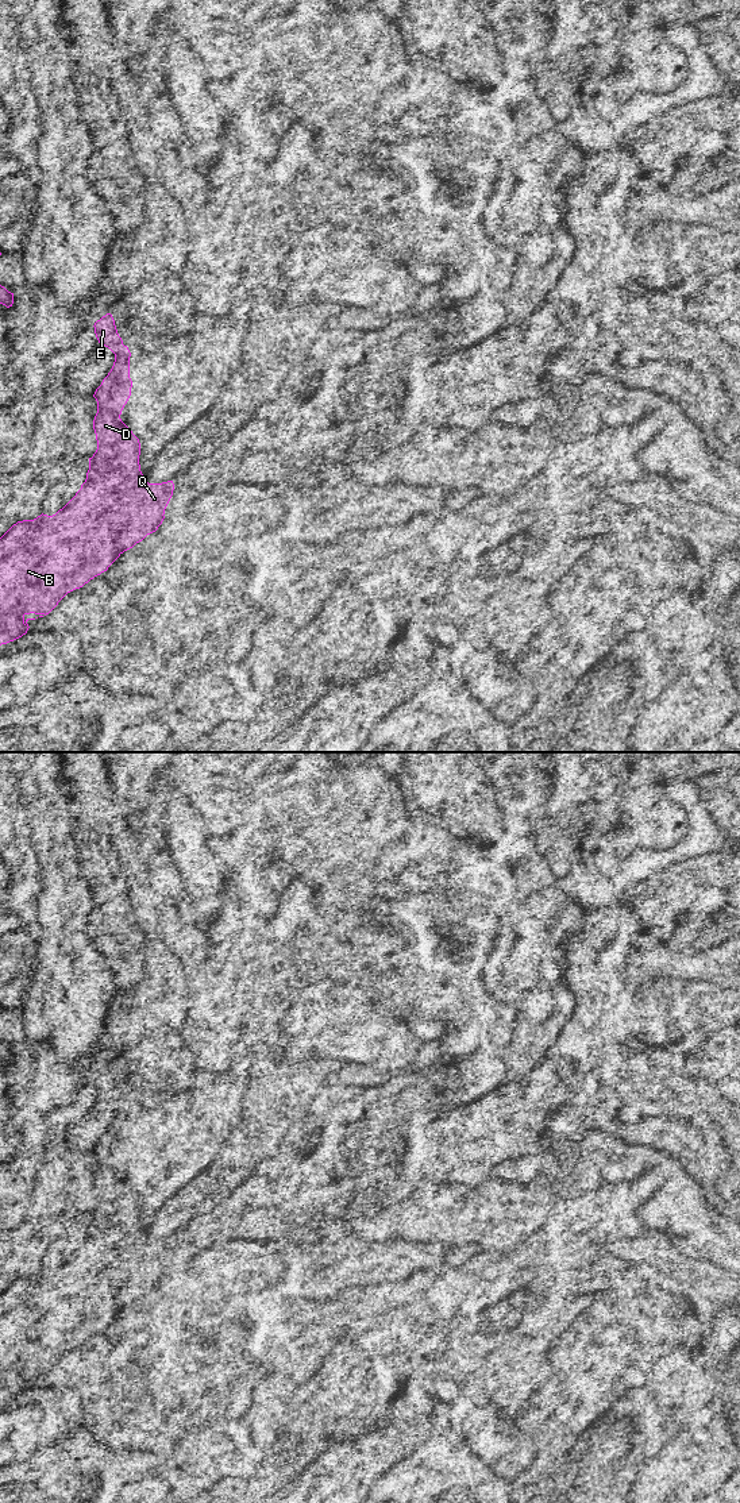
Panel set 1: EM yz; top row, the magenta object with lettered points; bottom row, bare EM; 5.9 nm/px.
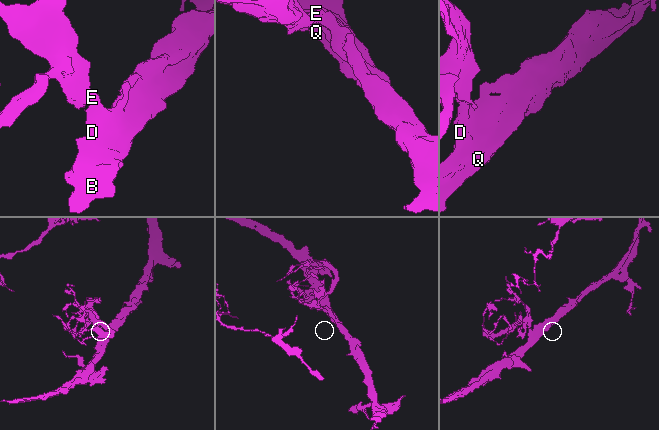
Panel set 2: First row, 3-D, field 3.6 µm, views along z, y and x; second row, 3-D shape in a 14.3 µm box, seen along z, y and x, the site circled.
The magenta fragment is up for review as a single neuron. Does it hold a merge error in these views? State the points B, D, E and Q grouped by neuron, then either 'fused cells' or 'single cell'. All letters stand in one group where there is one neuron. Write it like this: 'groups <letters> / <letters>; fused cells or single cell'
groups B D E Q; single cell

